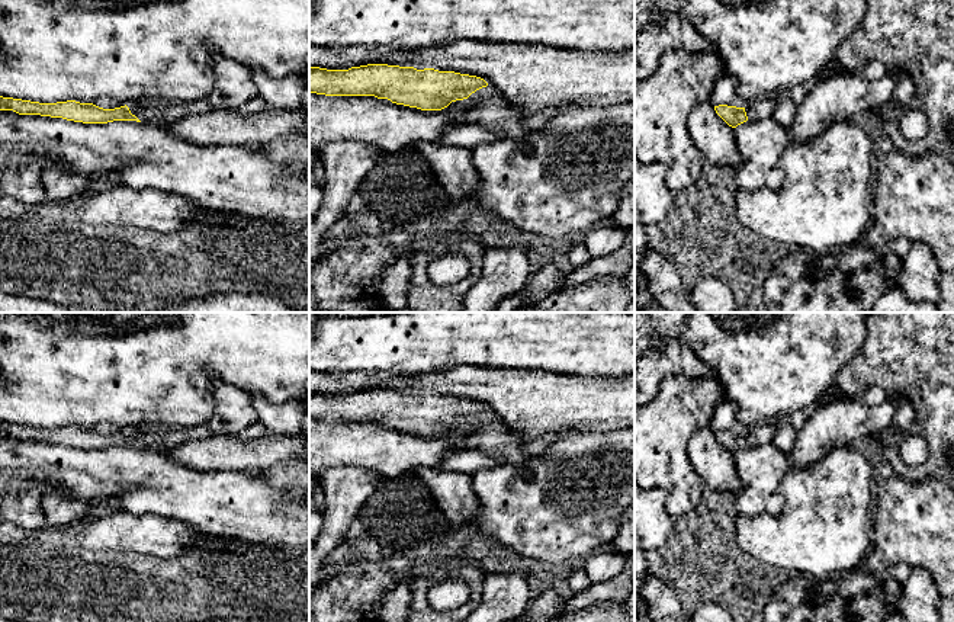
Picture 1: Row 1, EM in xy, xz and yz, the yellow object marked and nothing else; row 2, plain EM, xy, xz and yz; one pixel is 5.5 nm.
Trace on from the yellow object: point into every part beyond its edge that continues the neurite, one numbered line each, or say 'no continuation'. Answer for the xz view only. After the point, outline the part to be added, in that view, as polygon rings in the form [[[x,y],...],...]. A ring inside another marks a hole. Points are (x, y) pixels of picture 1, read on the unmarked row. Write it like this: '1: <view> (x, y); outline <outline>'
1: xz (487, 433); outline [[[482,413],[468,424],[449,430],[449,439],[465,451],[479,451],[524,474],[533,461],[523,449],[527,436],[507,426],[500,417]]]

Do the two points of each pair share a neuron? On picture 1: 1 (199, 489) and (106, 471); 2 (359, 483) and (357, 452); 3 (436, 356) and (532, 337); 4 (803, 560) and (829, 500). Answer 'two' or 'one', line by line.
1: one
2: two
3: one
4: one

